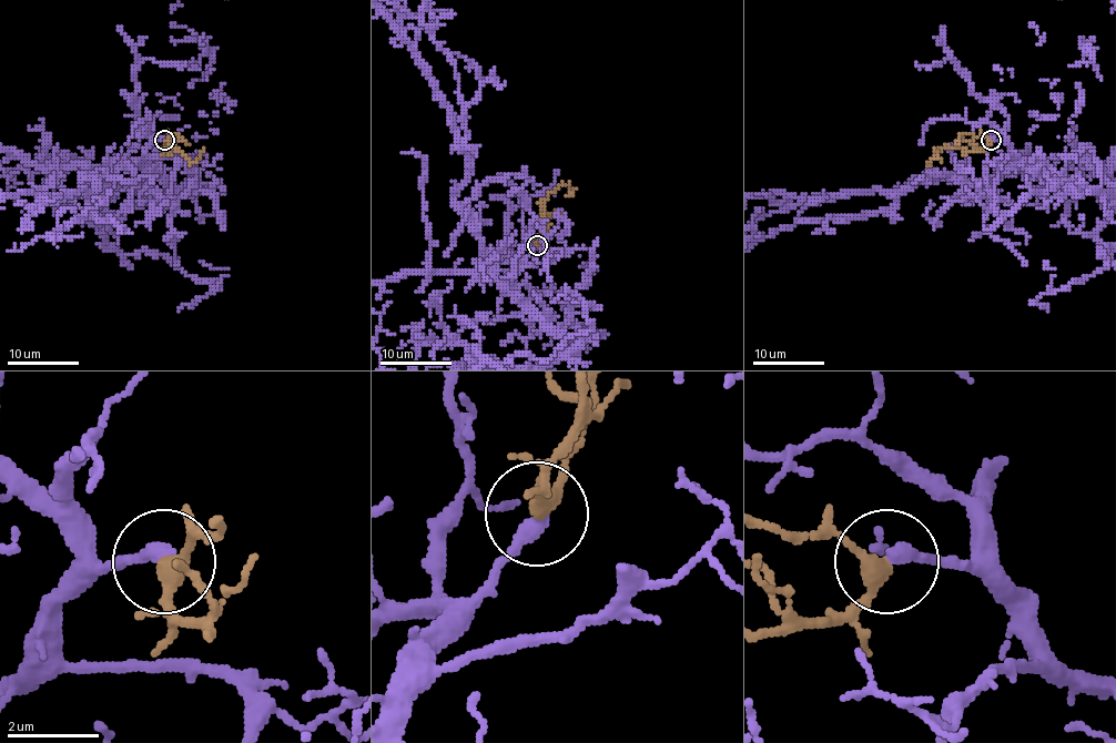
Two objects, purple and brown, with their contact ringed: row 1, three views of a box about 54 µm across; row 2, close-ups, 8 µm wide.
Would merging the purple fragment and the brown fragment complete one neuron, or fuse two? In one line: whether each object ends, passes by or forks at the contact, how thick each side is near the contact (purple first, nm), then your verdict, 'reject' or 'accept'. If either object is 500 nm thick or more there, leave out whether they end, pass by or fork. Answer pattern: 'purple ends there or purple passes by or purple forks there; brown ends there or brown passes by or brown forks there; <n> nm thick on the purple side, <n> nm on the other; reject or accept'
purple ends there; brown passes by; 360 nm thick on the purple side, 320 nm on the other; accept

